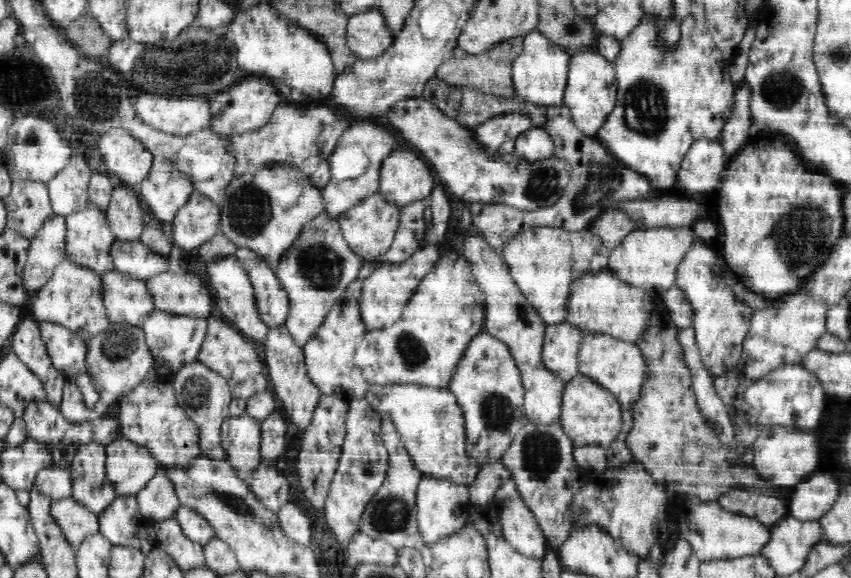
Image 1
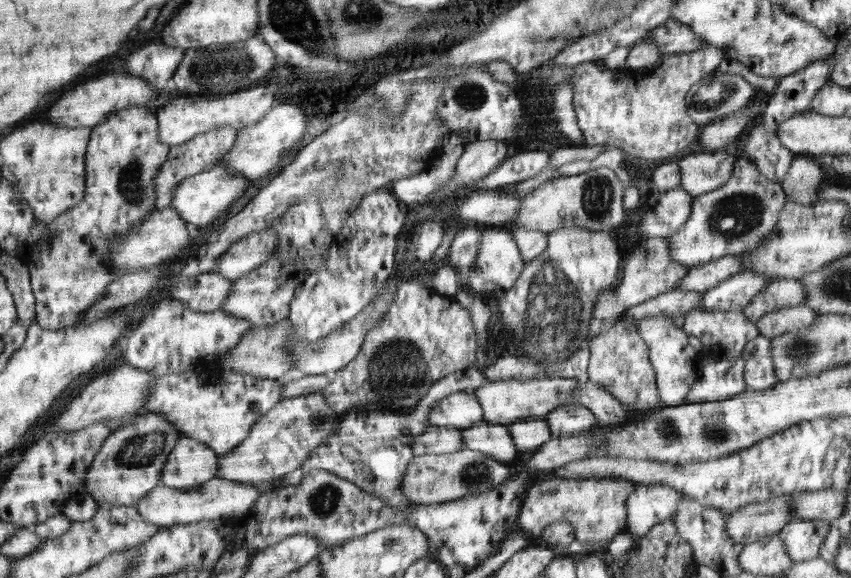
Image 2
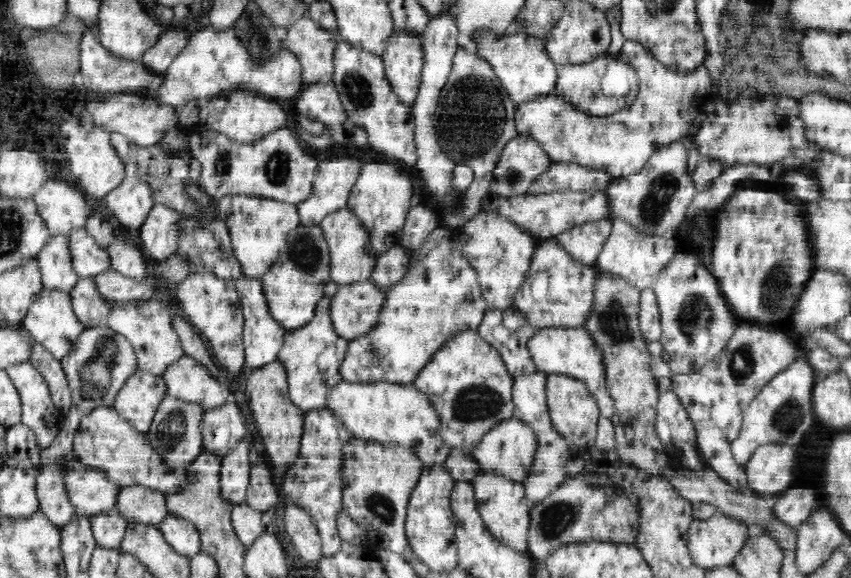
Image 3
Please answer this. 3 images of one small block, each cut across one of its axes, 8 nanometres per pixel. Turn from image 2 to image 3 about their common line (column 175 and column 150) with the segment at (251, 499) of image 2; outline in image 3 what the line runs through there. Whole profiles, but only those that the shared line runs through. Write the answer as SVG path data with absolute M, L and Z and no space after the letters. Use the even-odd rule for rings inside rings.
M145 486L121 487L116 506L129 524L160 525L170 514L165 495Z

